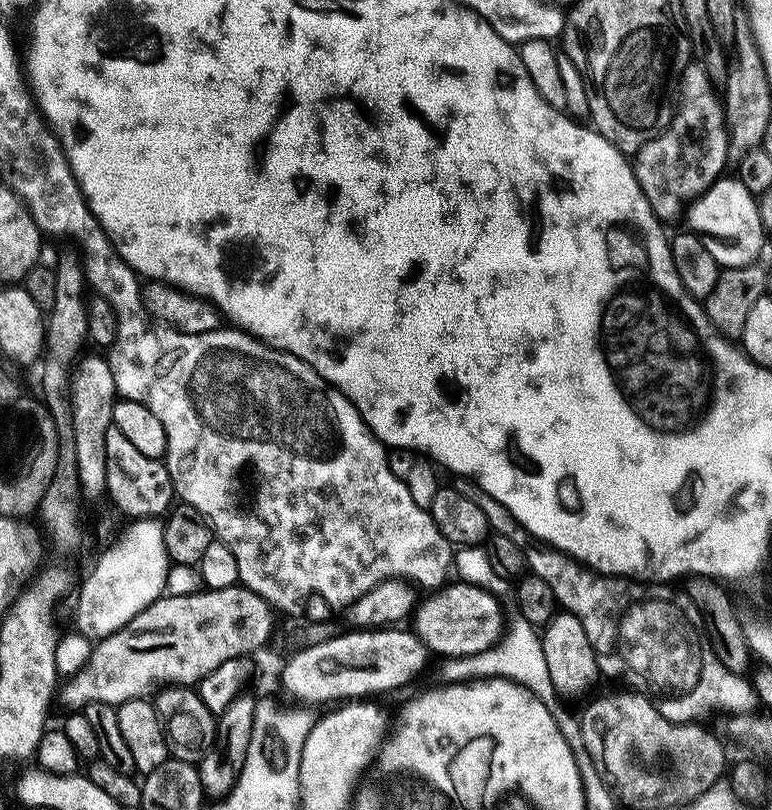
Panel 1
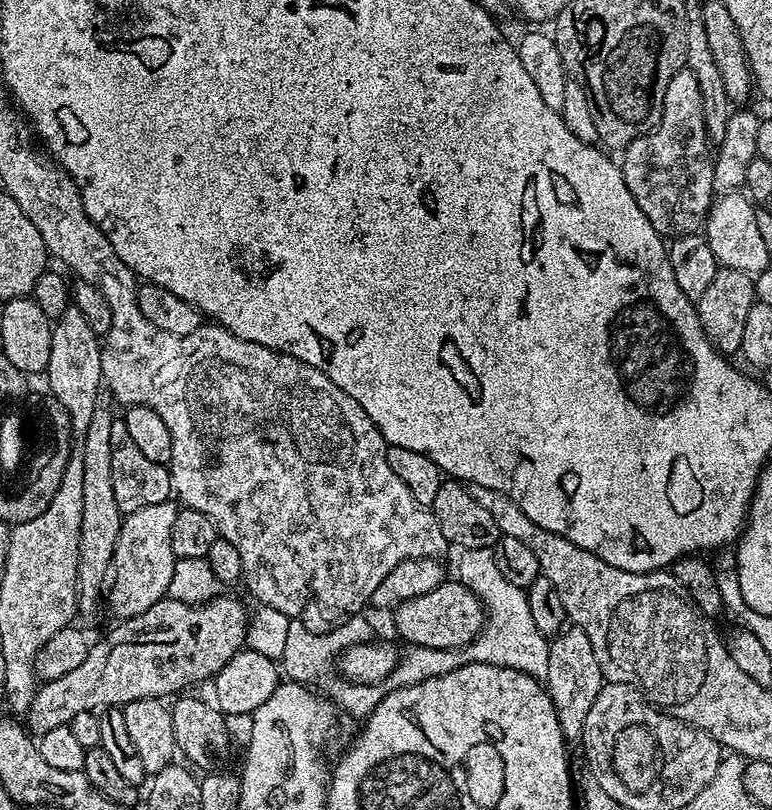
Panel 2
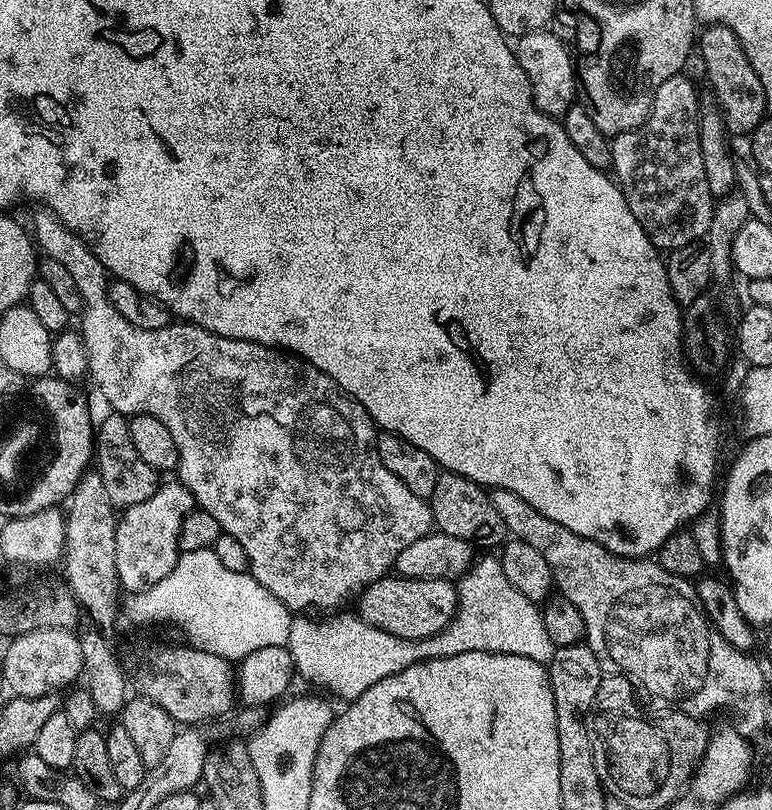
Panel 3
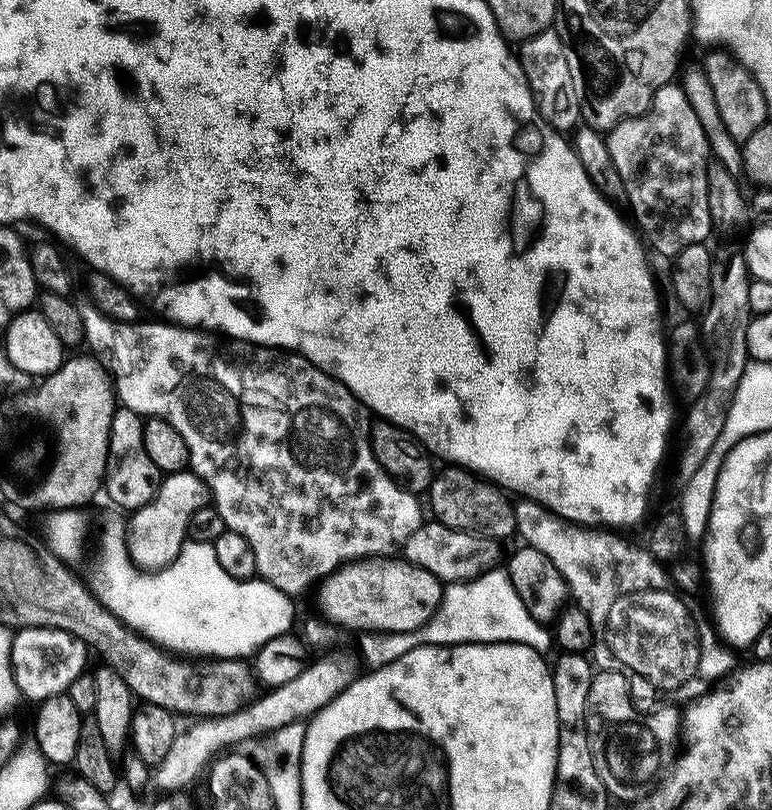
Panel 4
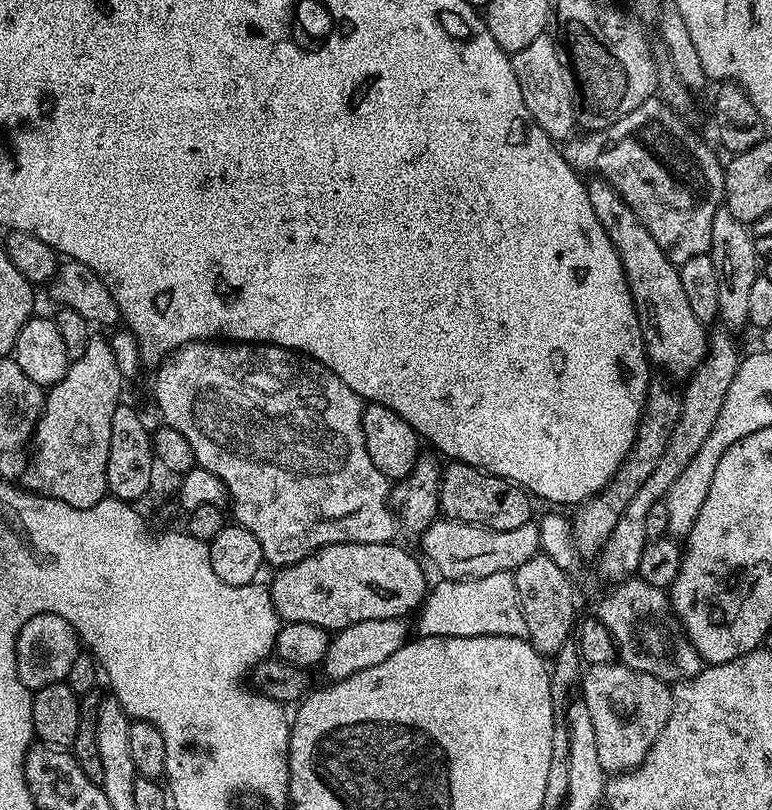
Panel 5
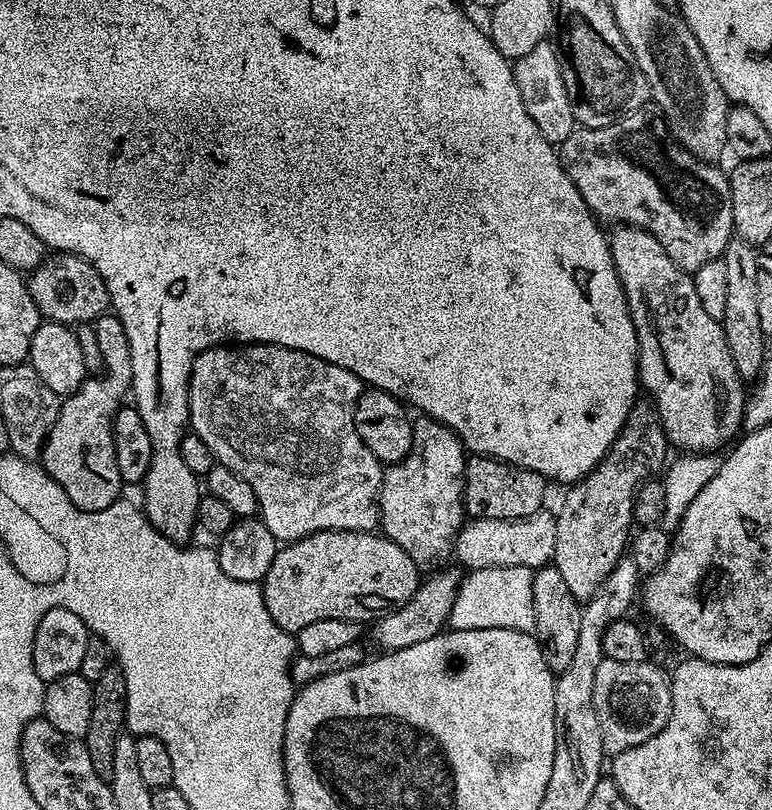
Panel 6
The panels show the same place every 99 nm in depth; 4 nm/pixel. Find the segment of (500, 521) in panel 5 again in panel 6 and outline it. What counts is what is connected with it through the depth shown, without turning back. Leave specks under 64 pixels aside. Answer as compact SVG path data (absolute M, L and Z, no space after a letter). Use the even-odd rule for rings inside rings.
M472 454L464 466L464 510L473 520L517 520L545 507L544 487L544 477L534 470Z

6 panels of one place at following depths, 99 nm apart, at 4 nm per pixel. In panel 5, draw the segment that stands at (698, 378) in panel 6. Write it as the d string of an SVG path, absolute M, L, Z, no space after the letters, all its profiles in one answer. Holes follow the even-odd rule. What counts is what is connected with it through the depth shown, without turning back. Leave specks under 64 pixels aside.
M592 178L587 181L586 187L594 212L598 214L598 222L602 222L604 232L616 247L616 253L620 255L624 271L628 274L628 282L632 285L649 361L653 365L661 364L676 376L687 377L703 363L708 353L710 332L698 314L694 314L694 306L686 296L679 267L664 253L662 246L654 242L654 234L646 230L642 218L630 210L613 184L603 178Z

